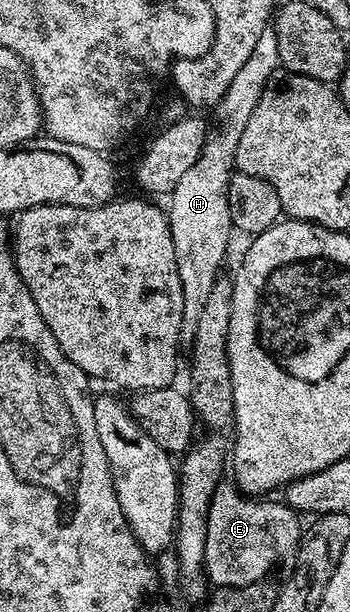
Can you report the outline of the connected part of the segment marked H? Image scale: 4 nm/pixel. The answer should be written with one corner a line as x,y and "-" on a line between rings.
269,29
258,37
258,45
254,45
250,57
246,57
238,73
234,73
234,79
214,108
216,128
207,132
198,161
190,165
171,193
172,204
166,207
166,214
174,241
178,281
182,281
184,324
180,330
181,340
190,341
194,337
198,316
210,298
210,289
214,289
214,281
221,278
220,269
225,266
226,245
232,227
228,186
234,174
238,141
242,141
242,129
246,129
246,121
250,121
250,113
254,113
254,105
258,105
265,84
277,74
279,67
277,41

